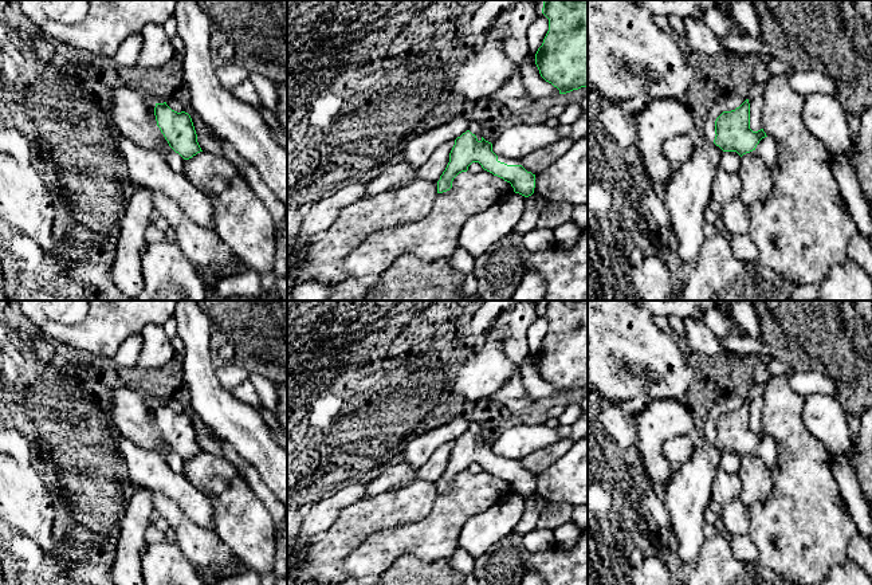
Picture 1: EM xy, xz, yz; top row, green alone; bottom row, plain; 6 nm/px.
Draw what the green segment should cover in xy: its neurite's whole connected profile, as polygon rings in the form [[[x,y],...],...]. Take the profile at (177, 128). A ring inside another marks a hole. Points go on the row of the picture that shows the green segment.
[[[164,102],[156,103],[154,115],[157,126],[169,146],[184,160],[189,160],[203,152],[197,142],[197,134],[192,118],[188,113],[177,113]]]

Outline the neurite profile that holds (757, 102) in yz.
[[[763,93],[758,94],[753,99],[749,99],[750,103],[750,129],[758,131],[762,129],[761,123],[761,110],[763,106]]]

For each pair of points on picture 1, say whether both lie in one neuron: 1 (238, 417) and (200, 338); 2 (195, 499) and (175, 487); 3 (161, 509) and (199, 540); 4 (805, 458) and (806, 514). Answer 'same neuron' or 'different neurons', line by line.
1: same neuron
2: same neuron
3: same neuron
4: same neuron

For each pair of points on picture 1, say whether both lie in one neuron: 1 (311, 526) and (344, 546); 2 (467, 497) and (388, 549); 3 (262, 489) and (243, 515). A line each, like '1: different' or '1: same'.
1: different
2: same
3: different

